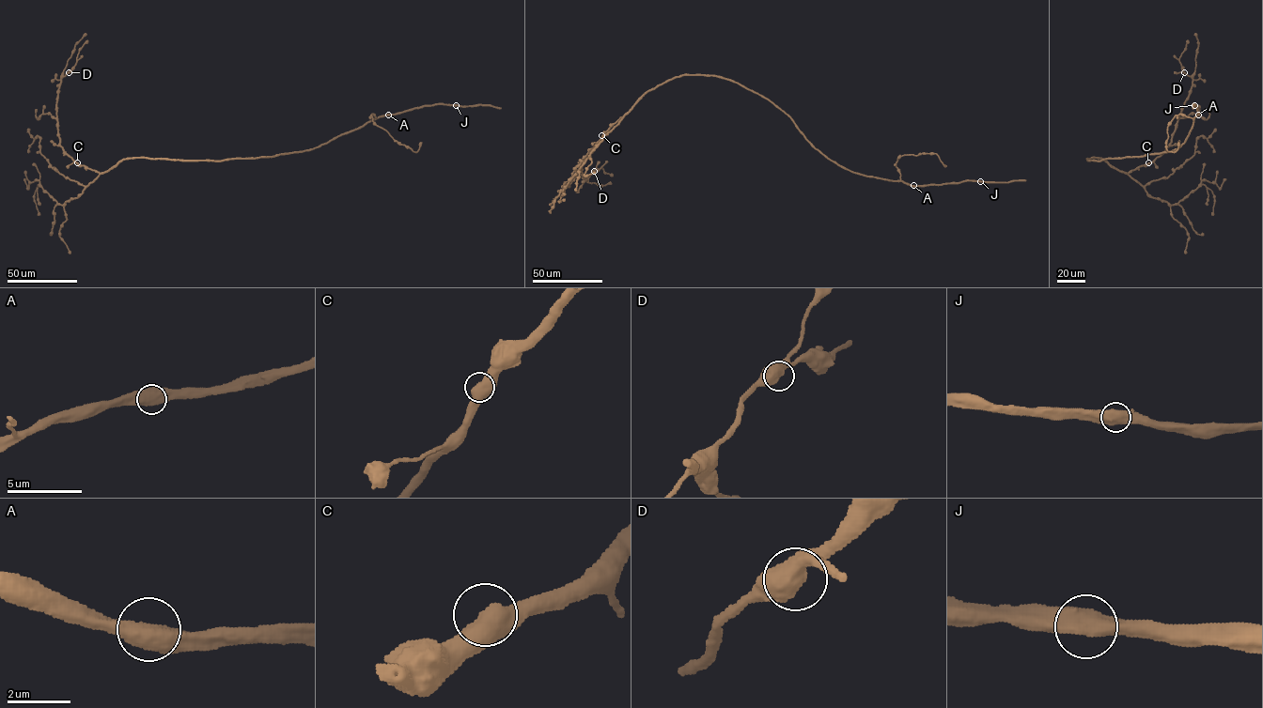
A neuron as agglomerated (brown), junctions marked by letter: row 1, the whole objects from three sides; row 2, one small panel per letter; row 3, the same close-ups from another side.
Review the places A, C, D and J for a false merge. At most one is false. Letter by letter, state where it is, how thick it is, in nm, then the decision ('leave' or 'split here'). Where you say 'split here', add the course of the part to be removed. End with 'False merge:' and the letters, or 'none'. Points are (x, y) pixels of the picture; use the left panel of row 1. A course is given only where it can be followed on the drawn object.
A: at (388, 115); 700 nm thick; leave
C: at (77, 162); 650 nm thick; leave
D: at (69, 72); 700 nm thick; leave
J: at (456, 105); 600 nm thick; leave
False merge: none

